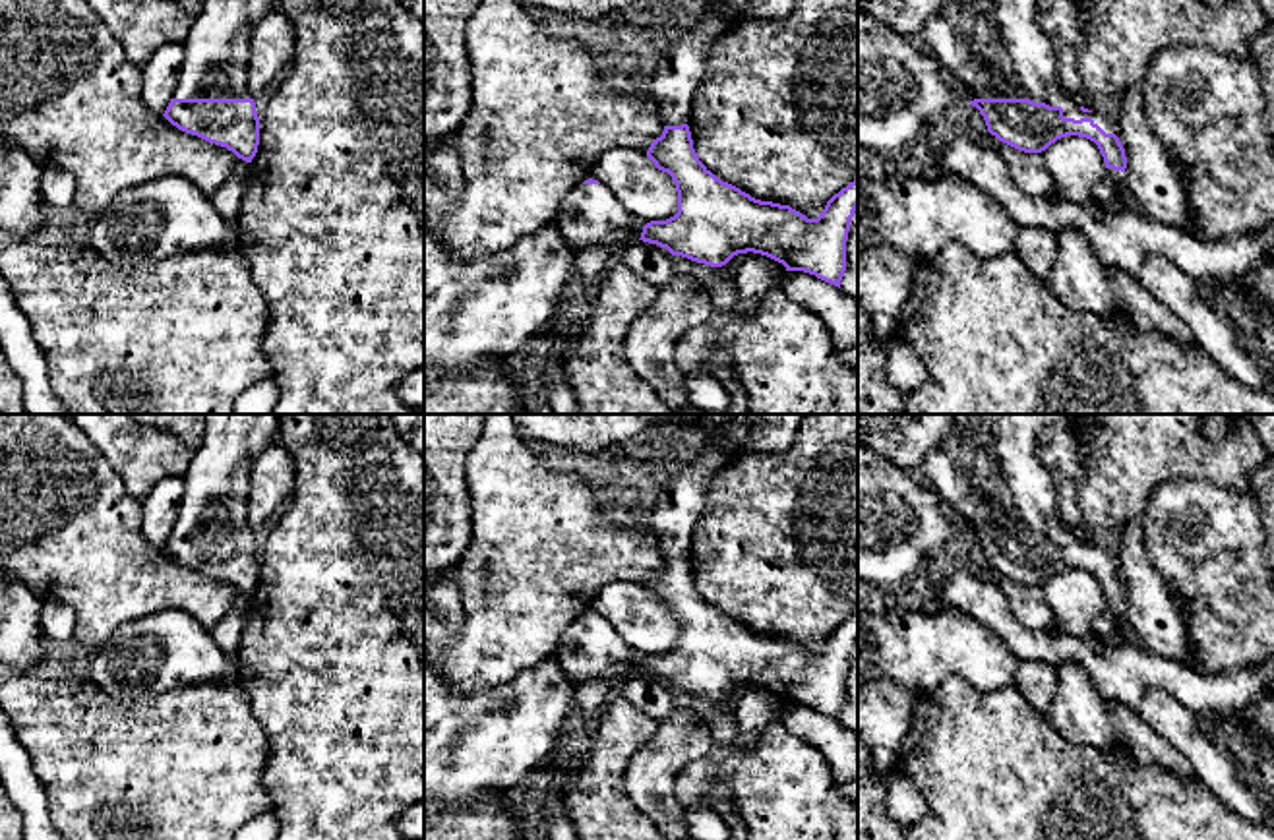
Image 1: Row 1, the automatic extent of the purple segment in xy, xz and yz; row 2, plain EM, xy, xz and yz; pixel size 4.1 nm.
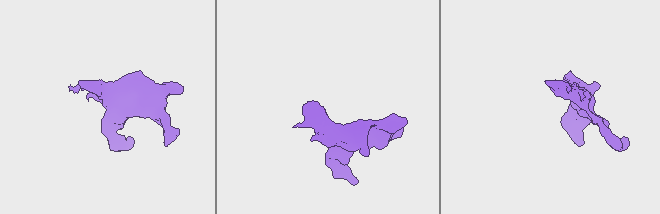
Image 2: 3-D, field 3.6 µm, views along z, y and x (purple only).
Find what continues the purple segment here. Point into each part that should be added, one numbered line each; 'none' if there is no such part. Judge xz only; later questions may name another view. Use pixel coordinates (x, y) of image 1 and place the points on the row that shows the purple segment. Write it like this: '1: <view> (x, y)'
1: xz (492, 308)

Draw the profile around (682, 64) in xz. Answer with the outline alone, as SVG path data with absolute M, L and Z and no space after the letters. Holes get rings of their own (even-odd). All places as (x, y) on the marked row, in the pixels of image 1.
M705 12L697 25L662 41L658 68L651 81L651 97L656 101L664 126L689 122L691 101L705 75L709 48L730 27L732 23L724 17Z

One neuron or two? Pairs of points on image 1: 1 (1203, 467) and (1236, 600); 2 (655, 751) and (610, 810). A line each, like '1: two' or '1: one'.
1: two
2: two

